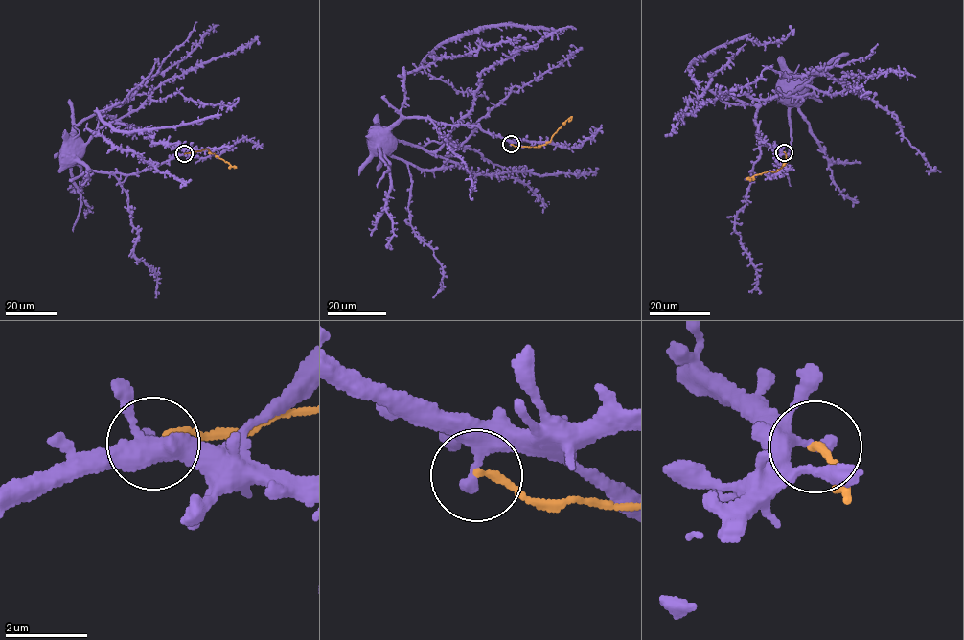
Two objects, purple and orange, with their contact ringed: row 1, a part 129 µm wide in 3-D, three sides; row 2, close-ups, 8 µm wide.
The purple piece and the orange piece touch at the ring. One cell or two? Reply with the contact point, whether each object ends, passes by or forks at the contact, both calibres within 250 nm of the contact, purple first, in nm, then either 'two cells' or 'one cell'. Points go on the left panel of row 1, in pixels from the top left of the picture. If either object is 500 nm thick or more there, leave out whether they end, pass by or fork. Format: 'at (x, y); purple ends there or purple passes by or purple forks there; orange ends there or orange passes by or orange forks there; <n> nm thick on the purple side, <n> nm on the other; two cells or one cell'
at (184, 153); purple ends there; orange ends there; 400 nm thick on the purple side, 170 nm on the other; two cells

